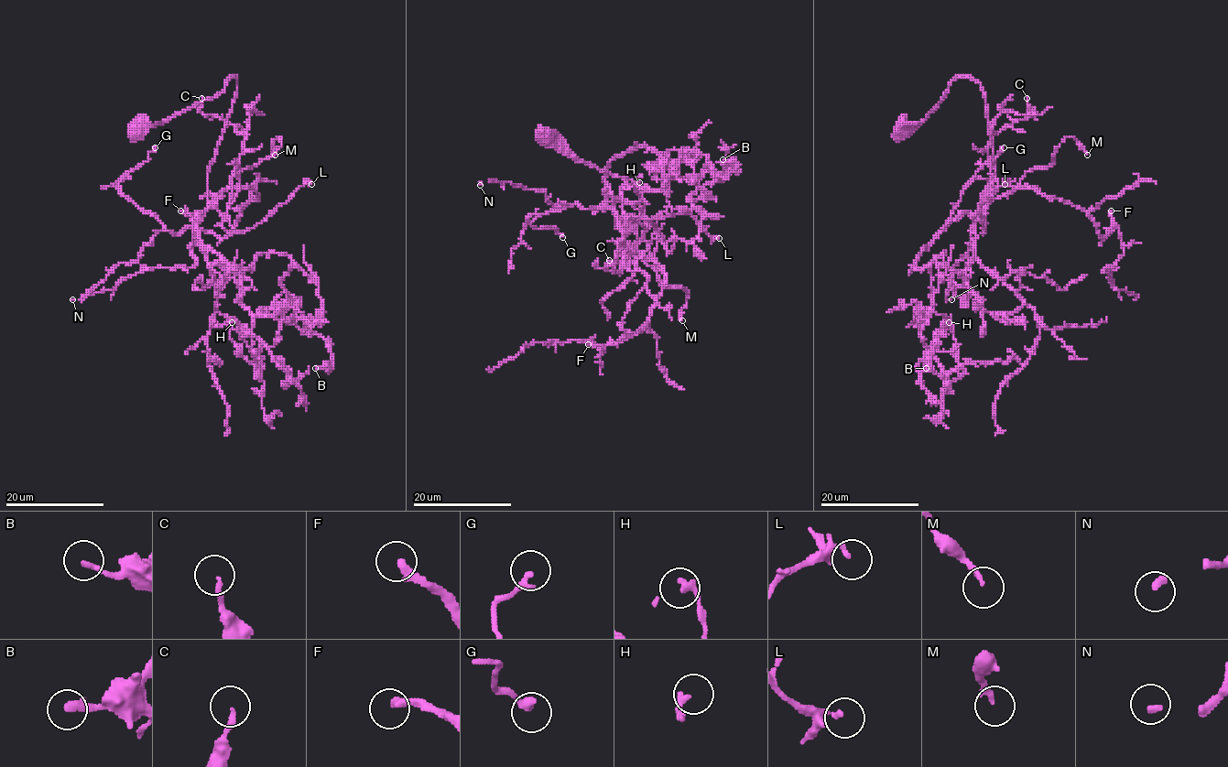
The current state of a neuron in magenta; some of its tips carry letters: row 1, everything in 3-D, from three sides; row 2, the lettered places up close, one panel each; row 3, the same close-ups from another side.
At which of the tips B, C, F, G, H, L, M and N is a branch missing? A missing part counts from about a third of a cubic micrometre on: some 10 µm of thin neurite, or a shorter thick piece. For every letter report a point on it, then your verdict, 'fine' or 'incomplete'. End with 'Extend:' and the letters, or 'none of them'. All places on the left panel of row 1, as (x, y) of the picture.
B: at (315, 368); fine
C: at (201, 98); fine
F: at (180, 210); incomplete
G: at (155, 147); fine
H: at (232, 322); fine
L: at (311, 184); fine
M: at (275, 155); fine
N: at (72, 299); incomplete
Extend: F, N

